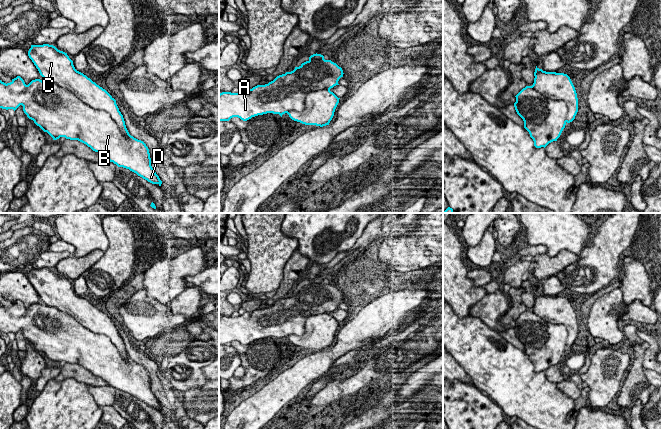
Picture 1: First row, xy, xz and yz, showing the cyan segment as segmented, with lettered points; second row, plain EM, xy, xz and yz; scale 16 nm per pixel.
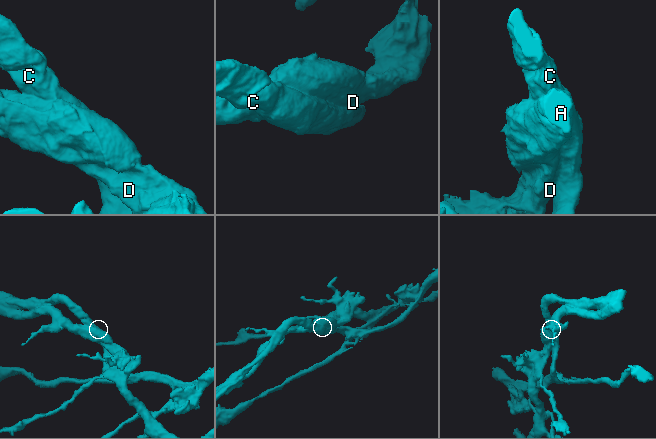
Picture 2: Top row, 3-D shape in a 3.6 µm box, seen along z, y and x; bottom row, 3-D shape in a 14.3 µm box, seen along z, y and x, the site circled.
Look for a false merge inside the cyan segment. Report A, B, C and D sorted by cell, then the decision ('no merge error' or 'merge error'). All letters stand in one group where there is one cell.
groups A B D / C; merge error

